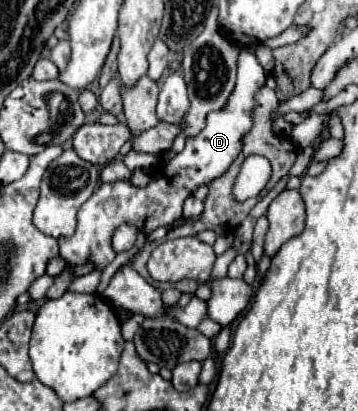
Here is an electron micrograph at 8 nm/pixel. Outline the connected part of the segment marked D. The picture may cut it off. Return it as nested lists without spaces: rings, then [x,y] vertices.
[[[254,54],[238,56],[238,80],[236,86],[222,110],[210,112],[206,116],[206,126],[192,138],[186,140],[186,146],[176,158],[162,166],[160,176],[152,178],[148,186],[138,188],[132,182],[110,182],[100,184],[88,202],[78,210],[78,228],[72,236],[60,238],[60,258],[66,262],[66,268],[54,278],[54,284],[48,288],[46,298],[62,296],[68,286],[76,280],[72,266],[82,266],[92,262],[96,270],[104,270],[112,260],[112,236],[120,224],[130,224],[142,234],[150,234],[158,226],[172,224],[182,216],[182,204],[194,190],[202,184],[210,184],[214,178],[220,178],[236,156],[242,152],[242,140],[252,128],[252,112],[256,108],[256,92],[266,84],[266,72],[256,60]]]

